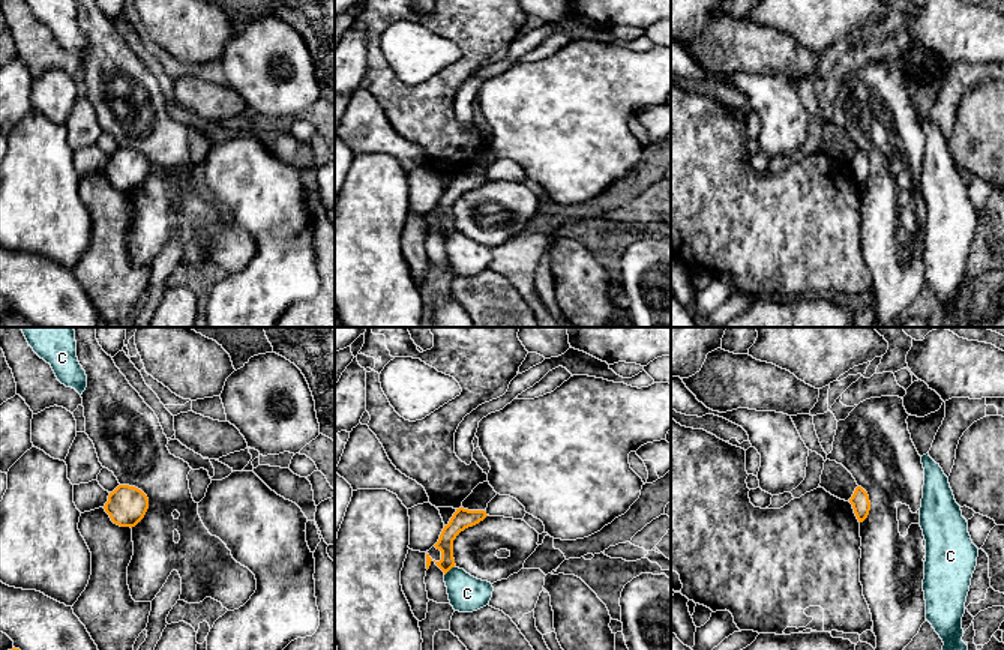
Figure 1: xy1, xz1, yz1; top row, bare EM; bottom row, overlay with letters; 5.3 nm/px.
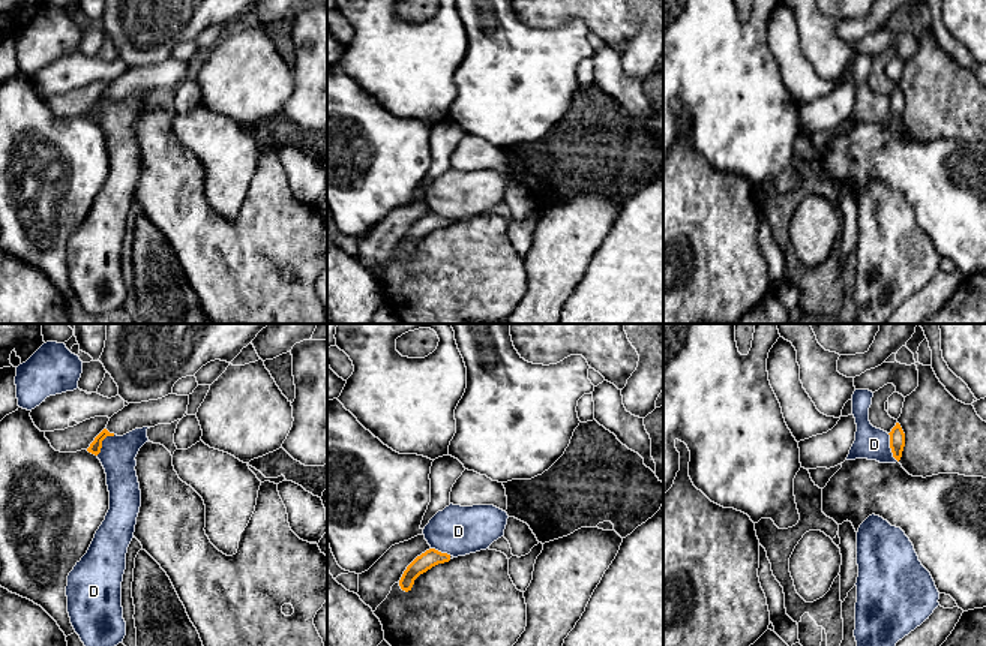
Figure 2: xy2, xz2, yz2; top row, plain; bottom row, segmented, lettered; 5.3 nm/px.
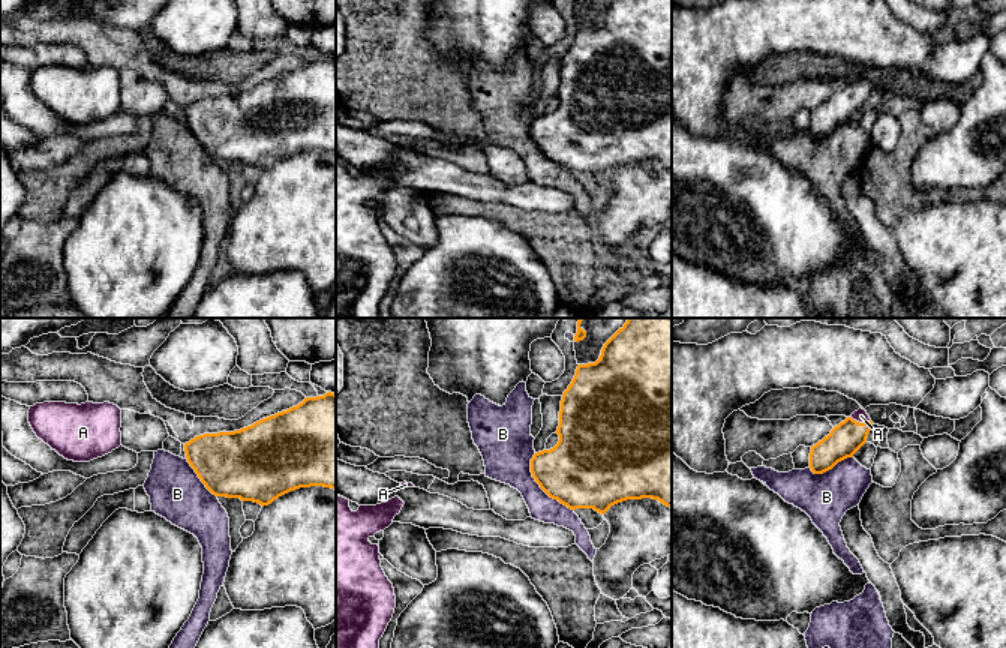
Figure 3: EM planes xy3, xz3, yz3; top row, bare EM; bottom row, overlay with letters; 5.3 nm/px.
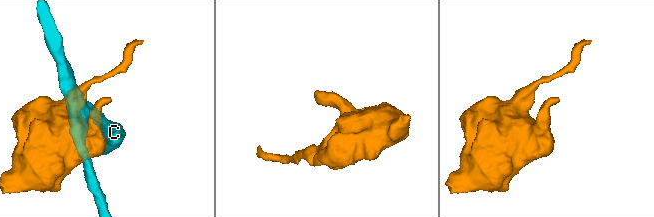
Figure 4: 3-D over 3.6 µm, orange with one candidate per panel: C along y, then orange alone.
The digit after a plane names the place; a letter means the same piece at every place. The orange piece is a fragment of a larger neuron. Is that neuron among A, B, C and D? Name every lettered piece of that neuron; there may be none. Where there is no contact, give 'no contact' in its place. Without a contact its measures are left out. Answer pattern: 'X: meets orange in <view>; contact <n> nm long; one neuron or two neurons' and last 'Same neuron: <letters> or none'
A: meets orange in yz3; contact 110 nm long; one neuron
B: meets orange in xz3; contact 380 nm long; two neurons
C: meets orange in xz1; contact 90 nm long; two neurons
D: meets orange in yz2; contact 160 nm long; two neurons
Same neuron: A

